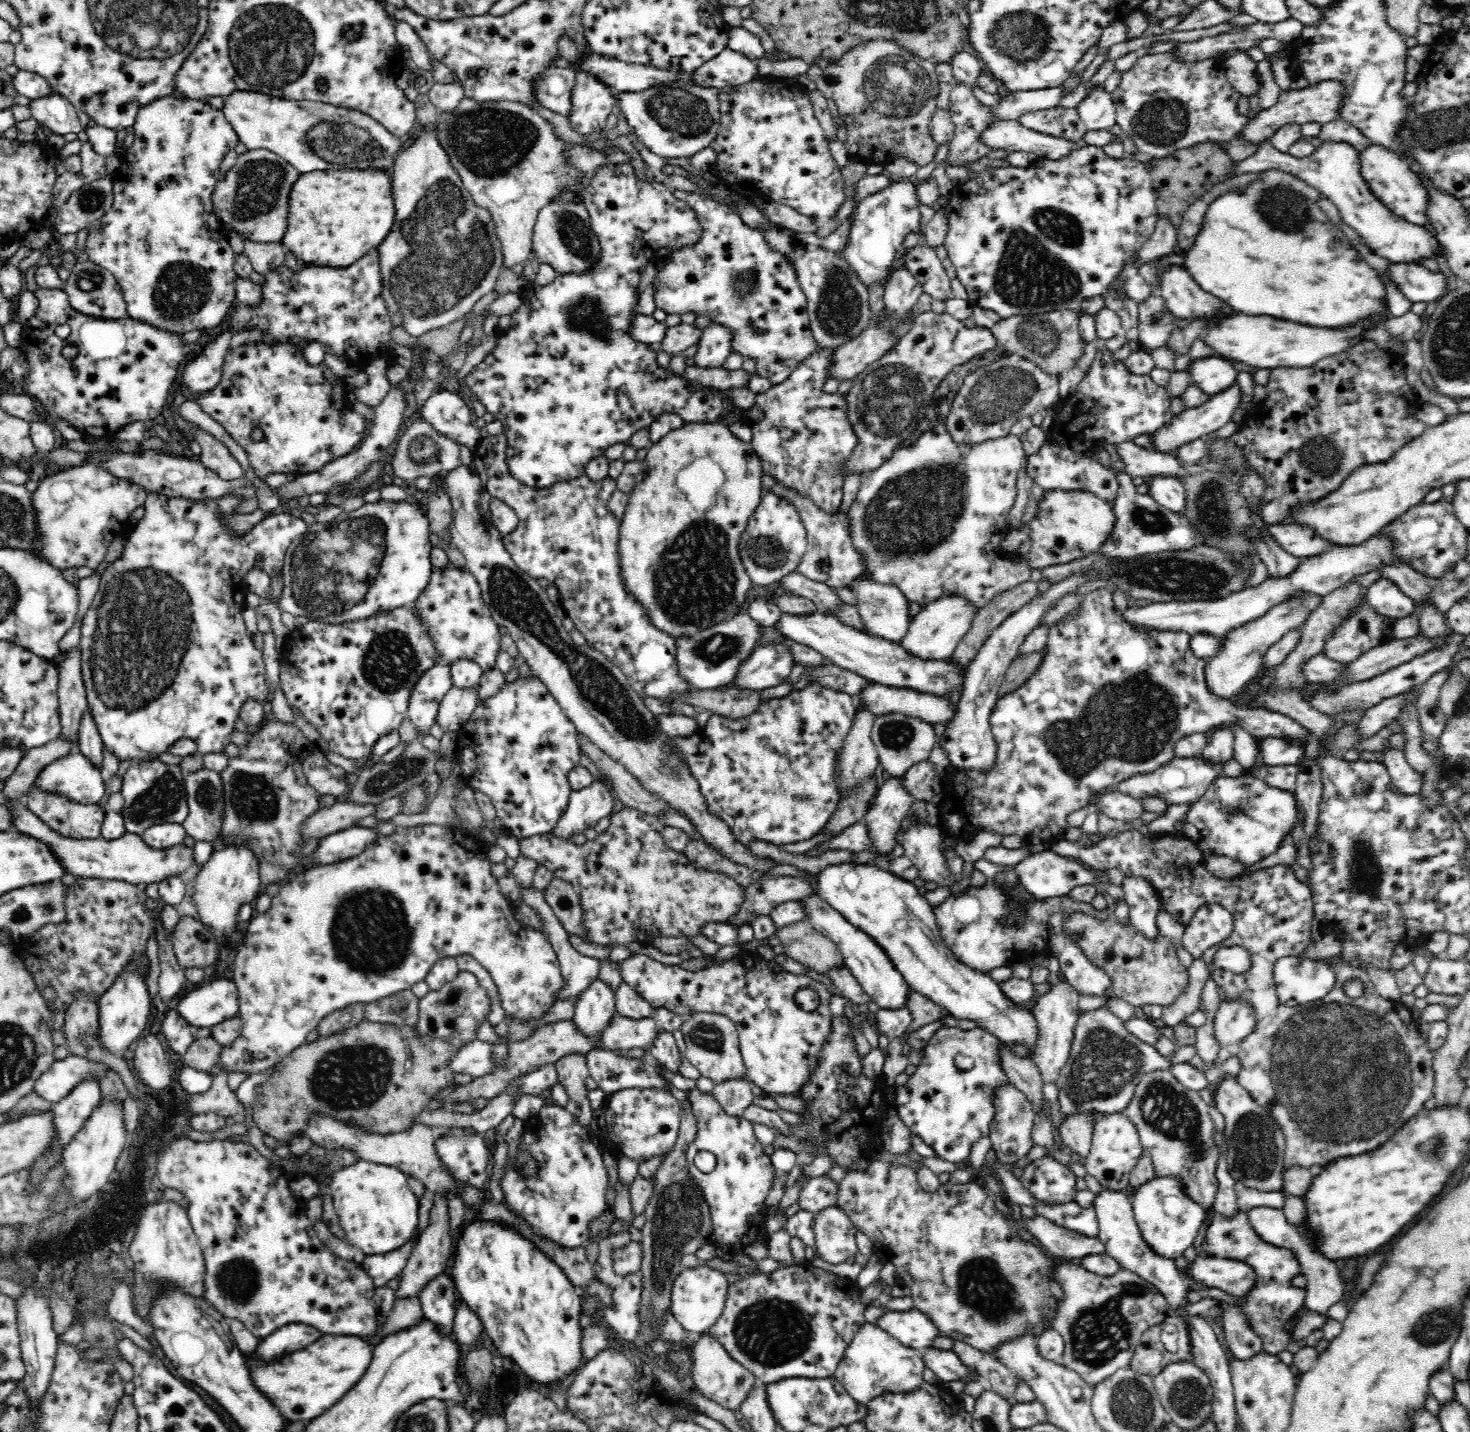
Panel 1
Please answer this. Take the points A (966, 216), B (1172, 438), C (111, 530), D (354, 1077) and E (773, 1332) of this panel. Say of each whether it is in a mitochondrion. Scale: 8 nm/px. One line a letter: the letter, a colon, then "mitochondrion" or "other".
A: other
B: other
C: other
D: mitochondrion
E: mitochondrion

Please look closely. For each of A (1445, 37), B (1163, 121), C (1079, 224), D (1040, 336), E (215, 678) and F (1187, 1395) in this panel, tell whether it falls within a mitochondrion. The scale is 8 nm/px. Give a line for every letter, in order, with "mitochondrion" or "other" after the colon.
A: other
B: mitochondrion
C: mitochondrion
D: mitochondrion
E: other
F: mitochondrion

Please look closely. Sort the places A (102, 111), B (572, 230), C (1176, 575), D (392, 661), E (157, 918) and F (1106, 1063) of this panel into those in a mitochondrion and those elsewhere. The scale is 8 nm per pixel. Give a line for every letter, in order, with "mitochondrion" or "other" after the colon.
A: other
B: mitochondrion
C: mitochondrion
D: mitochondrion
E: other
F: mitochondrion

